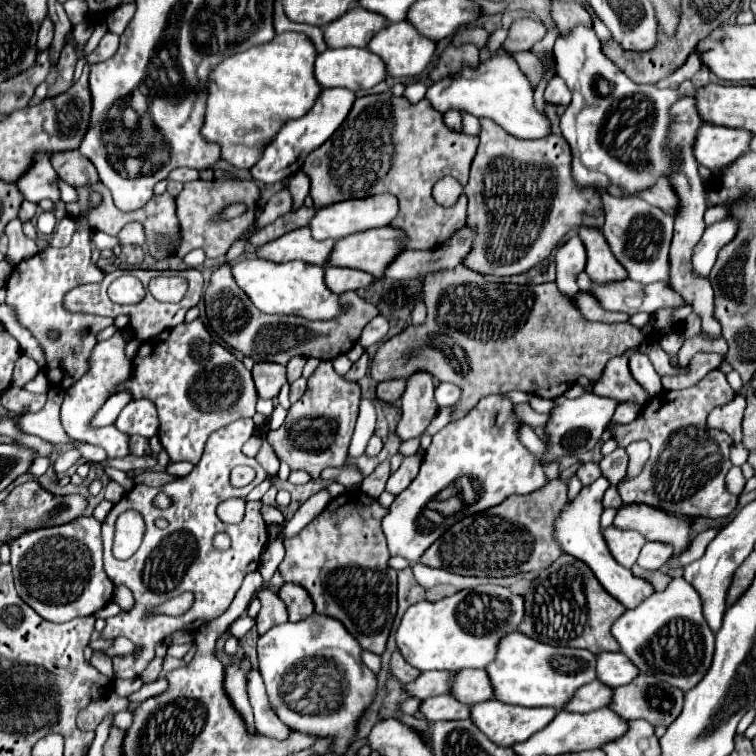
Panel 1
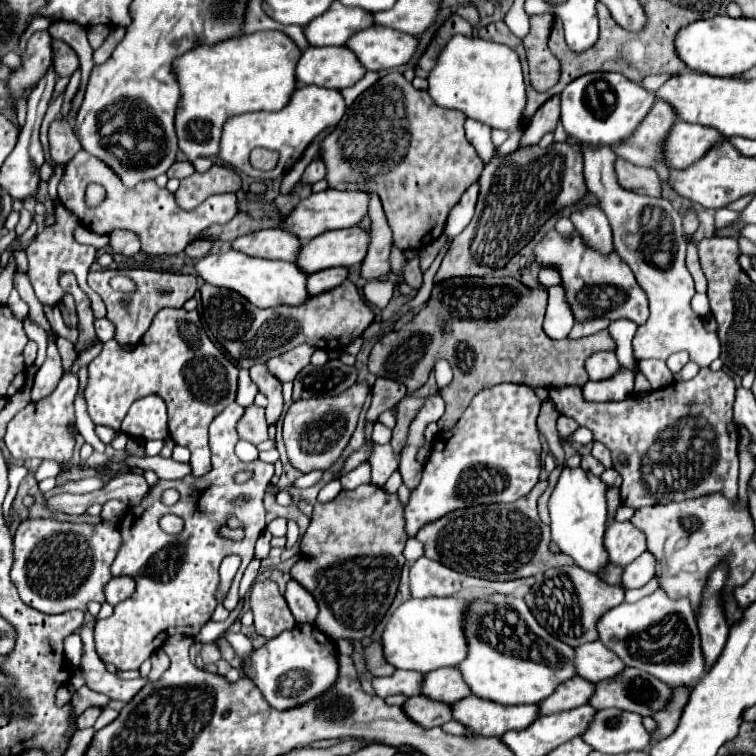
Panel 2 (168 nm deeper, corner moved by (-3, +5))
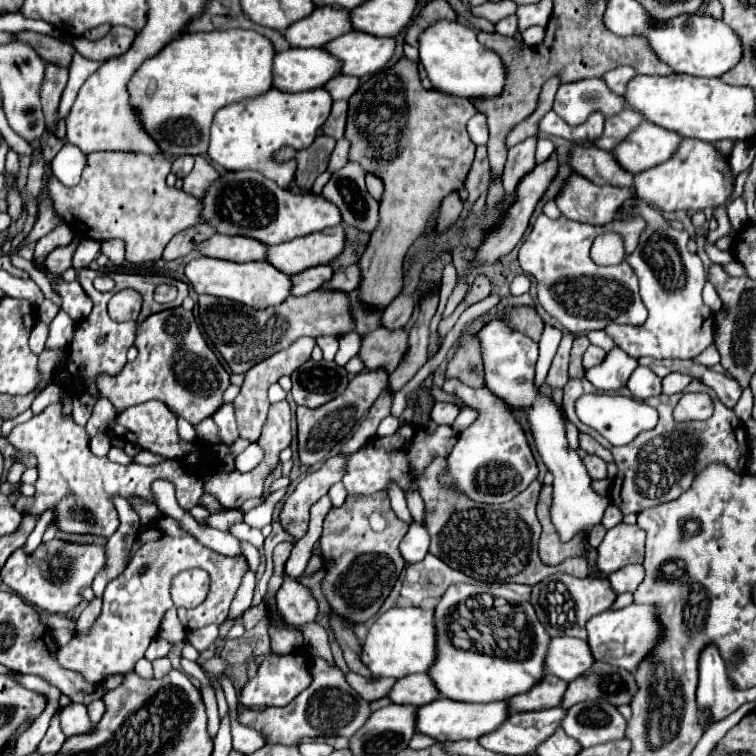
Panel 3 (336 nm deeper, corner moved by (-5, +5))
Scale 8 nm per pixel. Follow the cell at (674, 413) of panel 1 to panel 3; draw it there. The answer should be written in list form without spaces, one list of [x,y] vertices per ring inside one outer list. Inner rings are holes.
[[[571,378],[565,384],[565,396],[563,396],[563,410],[567,414],[567,418],[577,426],[579,432],[585,432],[589,436],[593,436],[601,446],[605,446],[607,450],[611,450],[615,464],[619,468],[611,492],[609,492],[609,500],[623,512],[623,514],[639,514],[645,508],[653,508],[659,506],[663,502],[671,502],[675,498],[681,496],[681,492],[687,490],[687,486],[691,486],[693,478],[697,472],[701,472],[709,462],[721,462],[727,464],[731,470],[735,470],[737,474],[743,472],[743,464],[747,464],[749,458],[749,440],[747,440],[747,430],[743,428],[745,424],[741,420],[737,420],[737,416],[733,414],[733,410],[729,410],[725,404],[719,402],[719,398],[715,398],[715,392],[705,386],[699,380],[693,380],[685,392],[707,392],[713,394],[713,416],[705,422],[677,422],[671,418],[671,412],[675,408],[675,402],[681,398],[681,394],[661,394],[655,398],[647,398],[647,404],[657,408],[659,412],[659,424],[649,430],[639,434],[631,444],[627,446],[611,446],[603,436],[599,436],[595,430],[587,428],[585,424],[579,422],[577,414],[575,414],[575,400],[583,394],[583,392],[591,392],[595,390],[595,386],[591,386],[591,382],[587,378]]]

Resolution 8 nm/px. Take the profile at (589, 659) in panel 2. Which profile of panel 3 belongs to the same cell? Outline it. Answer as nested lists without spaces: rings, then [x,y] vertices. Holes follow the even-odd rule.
[[[551,638],[545,658],[545,674],[553,674],[567,682],[583,676],[593,666],[593,656],[585,640],[579,638]]]

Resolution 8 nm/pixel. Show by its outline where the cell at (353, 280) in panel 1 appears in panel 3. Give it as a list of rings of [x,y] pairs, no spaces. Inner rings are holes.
[[[321,264],[321,266],[311,266],[311,270],[303,270],[301,274],[291,276],[291,294],[293,296],[303,296],[313,290],[319,290],[323,282],[327,282],[333,276],[331,266]]]

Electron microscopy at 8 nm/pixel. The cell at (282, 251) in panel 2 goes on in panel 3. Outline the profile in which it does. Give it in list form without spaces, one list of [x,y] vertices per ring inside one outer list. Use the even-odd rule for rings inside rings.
[[[215,234],[207,238],[205,242],[199,242],[195,246],[195,252],[211,258],[221,258],[221,260],[231,260],[231,262],[253,262],[253,260],[263,260],[267,246],[261,244],[259,240],[247,238],[247,236],[221,236]]]

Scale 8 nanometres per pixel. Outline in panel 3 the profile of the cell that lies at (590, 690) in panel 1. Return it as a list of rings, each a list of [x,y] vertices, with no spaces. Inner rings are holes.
[[[545,676],[543,682],[537,682],[527,694],[517,694],[515,698],[507,700],[511,712],[531,712],[531,710],[545,710],[561,704],[561,698],[567,690],[567,682],[555,676]]]

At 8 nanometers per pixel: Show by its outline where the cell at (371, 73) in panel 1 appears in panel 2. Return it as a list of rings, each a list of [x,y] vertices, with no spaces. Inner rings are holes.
[[[313,46],[301,54],[295,76],[303,84],[343,90],[357,84],[365,76],[365,68],[347,46]]]

